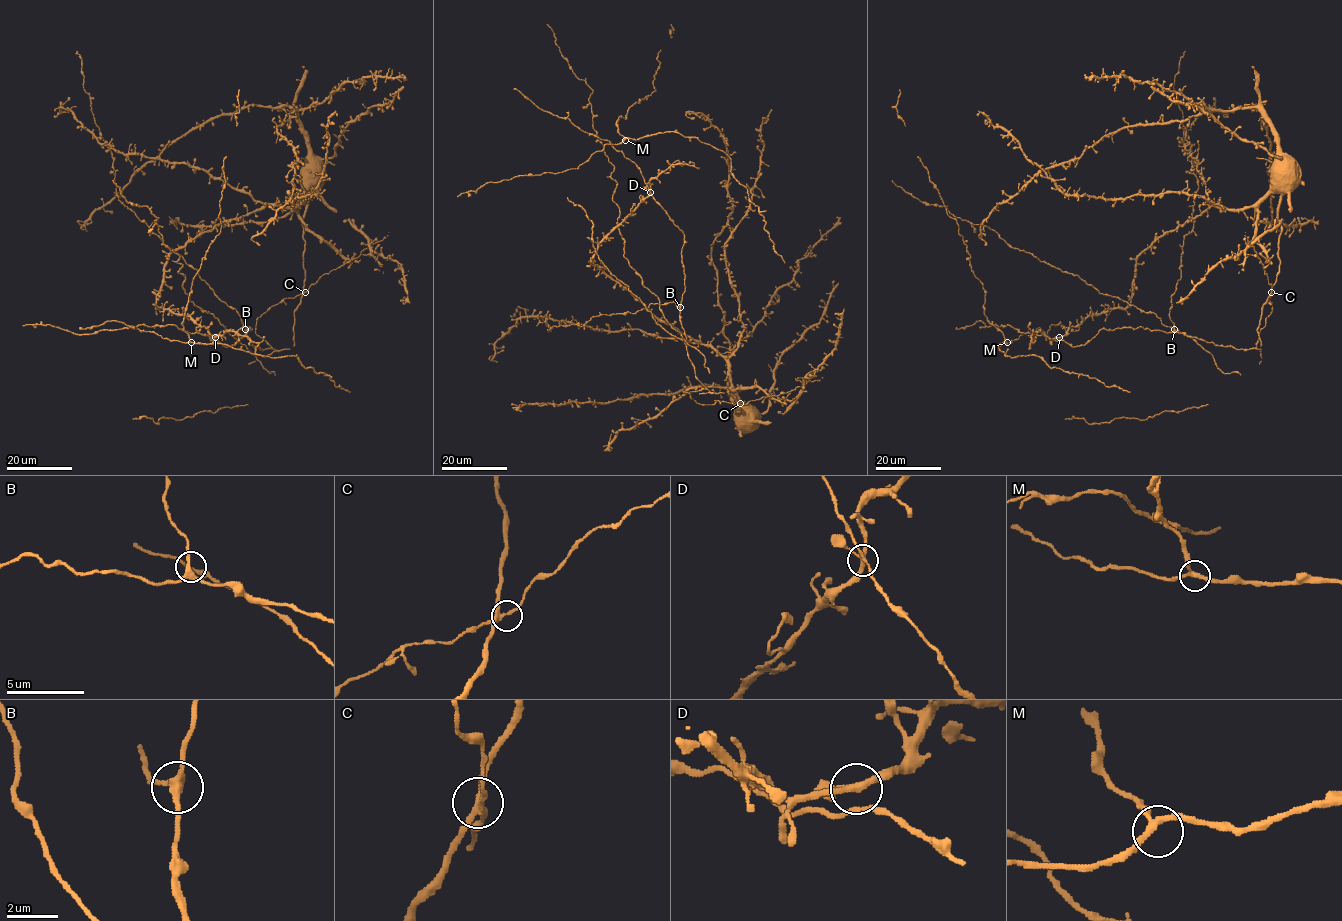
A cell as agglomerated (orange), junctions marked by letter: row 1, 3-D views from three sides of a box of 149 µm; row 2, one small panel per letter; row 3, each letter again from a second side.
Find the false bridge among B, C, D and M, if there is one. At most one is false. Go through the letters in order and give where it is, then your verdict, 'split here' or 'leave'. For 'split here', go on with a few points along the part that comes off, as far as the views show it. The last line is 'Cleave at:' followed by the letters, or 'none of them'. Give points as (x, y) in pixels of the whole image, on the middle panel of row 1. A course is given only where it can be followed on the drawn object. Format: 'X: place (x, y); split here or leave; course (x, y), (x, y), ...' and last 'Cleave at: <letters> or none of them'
B: place (680, 307); leave
C: place (740, 403); leave
D: place (650, 192); leave
M: place (625, 140); leave
Cleave at: none of them

